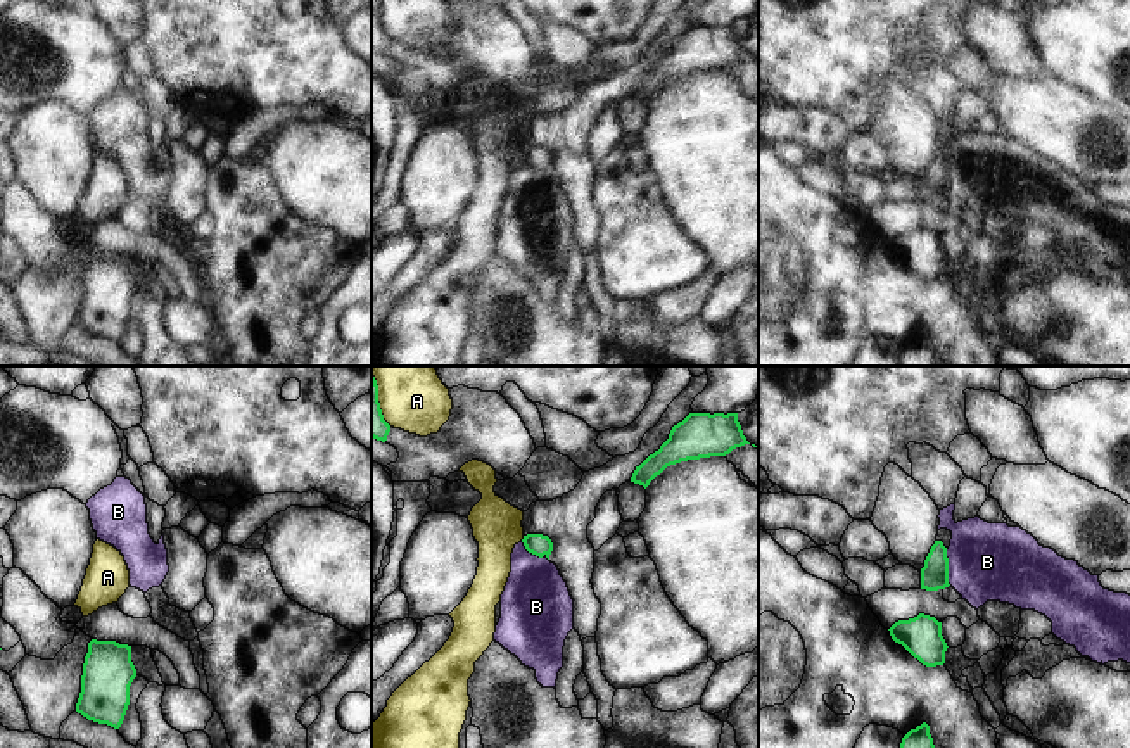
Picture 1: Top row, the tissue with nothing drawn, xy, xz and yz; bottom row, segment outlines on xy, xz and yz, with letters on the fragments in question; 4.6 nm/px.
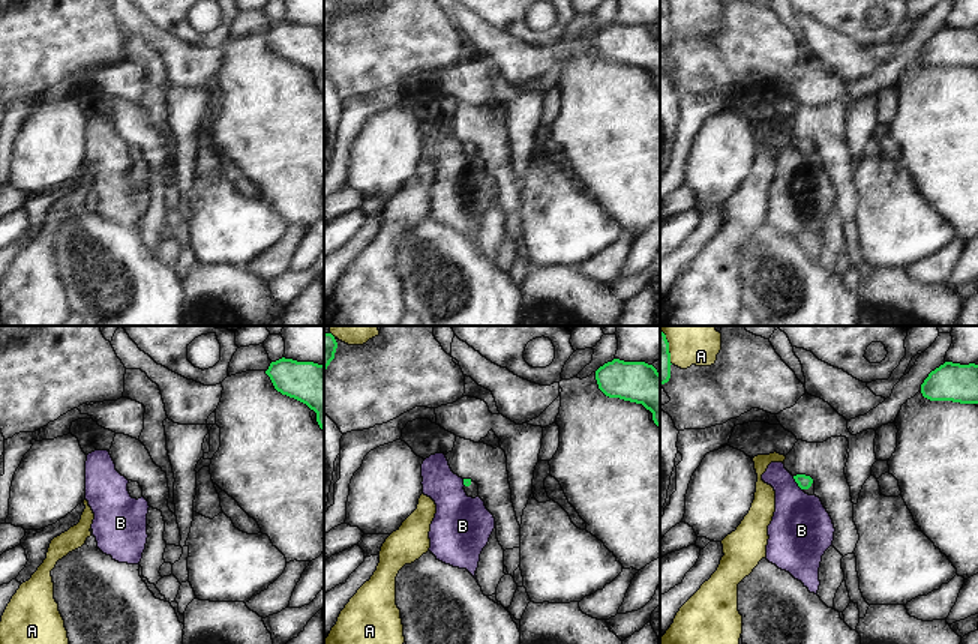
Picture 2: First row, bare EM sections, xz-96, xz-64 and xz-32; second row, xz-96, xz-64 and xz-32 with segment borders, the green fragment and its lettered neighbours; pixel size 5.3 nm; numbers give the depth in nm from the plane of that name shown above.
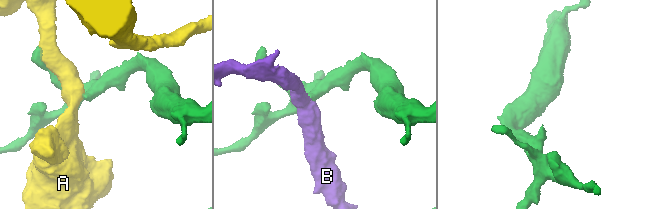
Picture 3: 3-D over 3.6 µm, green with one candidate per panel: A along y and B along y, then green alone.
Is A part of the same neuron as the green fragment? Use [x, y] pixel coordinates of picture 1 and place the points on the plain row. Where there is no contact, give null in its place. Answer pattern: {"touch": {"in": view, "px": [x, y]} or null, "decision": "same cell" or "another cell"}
{"touch": {"in": "xz", "px": [379, 19]}, "decision": "another cell"}

